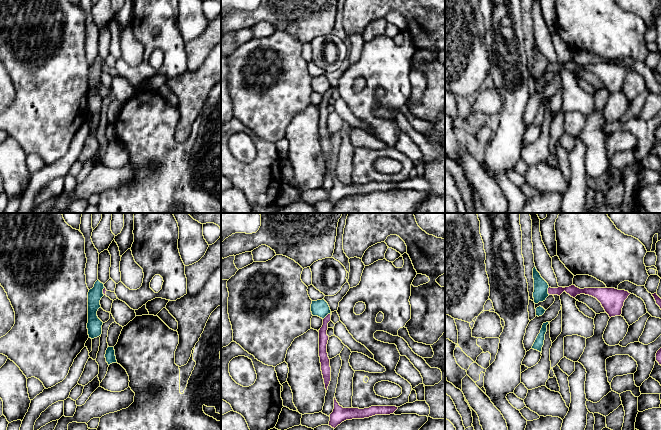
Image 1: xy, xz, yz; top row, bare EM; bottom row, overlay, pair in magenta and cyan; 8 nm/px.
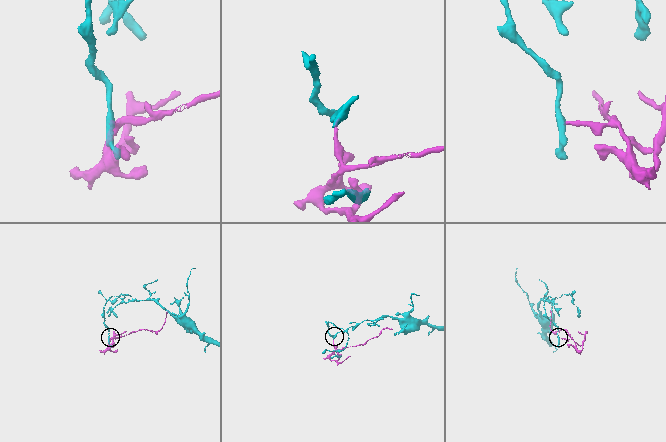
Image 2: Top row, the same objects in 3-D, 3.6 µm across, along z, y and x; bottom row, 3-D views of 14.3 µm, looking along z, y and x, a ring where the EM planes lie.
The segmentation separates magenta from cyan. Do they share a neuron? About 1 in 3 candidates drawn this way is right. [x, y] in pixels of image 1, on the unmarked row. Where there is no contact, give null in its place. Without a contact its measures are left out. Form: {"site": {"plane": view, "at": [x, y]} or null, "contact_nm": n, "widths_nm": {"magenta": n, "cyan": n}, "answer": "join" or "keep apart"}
{"site": {"plane": "yz", "at": [548, 67]}, "contact_nm": 60, "widths_nm": {"magenta": 90, "cyan": 120}, "answer": "keep apart"}

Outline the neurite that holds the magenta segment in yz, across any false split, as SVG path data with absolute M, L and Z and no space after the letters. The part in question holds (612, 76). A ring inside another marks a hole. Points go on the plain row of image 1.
M575 61L569 63L548 64L549 71L560 72L566 68L571 73L575 74L577 71L585 70L596 74L604 84L609 93L621 92L622 84L625 76L631 70L625 66L618 66L615 64L584 64L580 65Z

